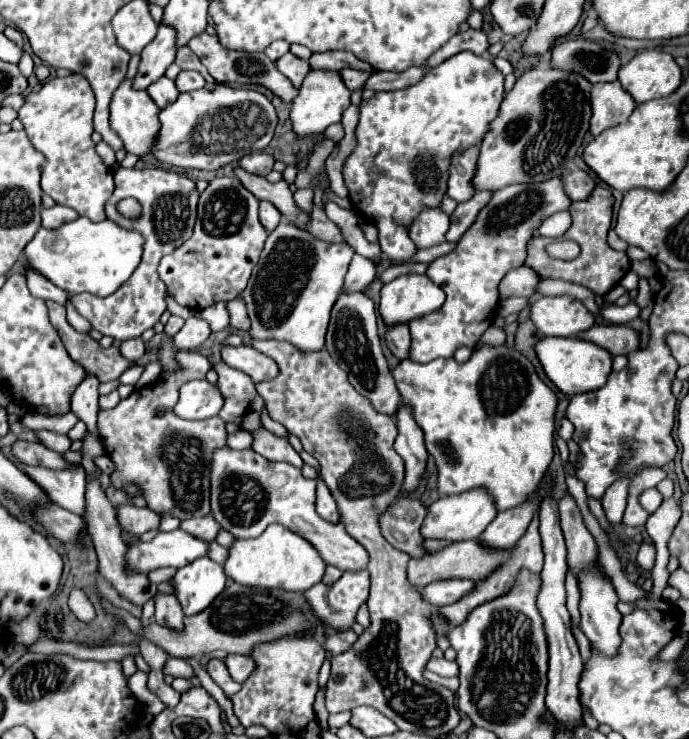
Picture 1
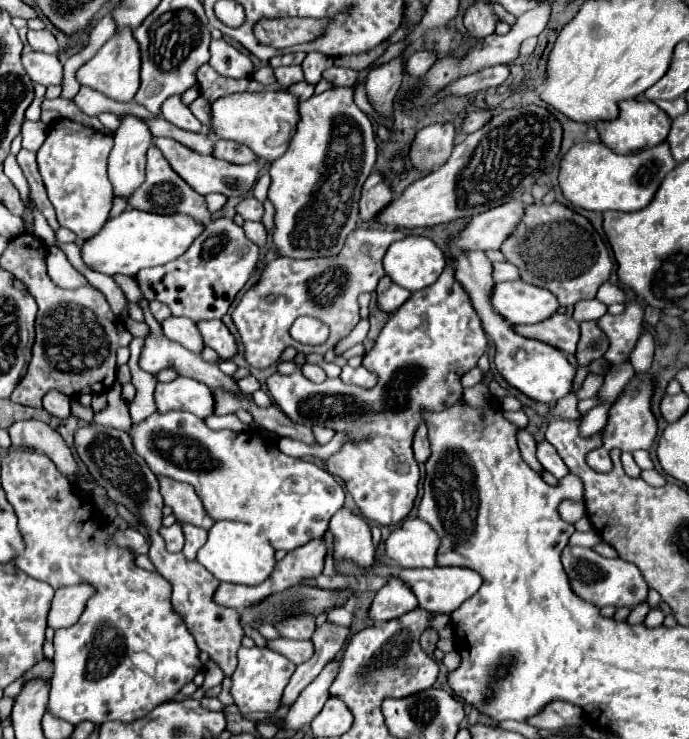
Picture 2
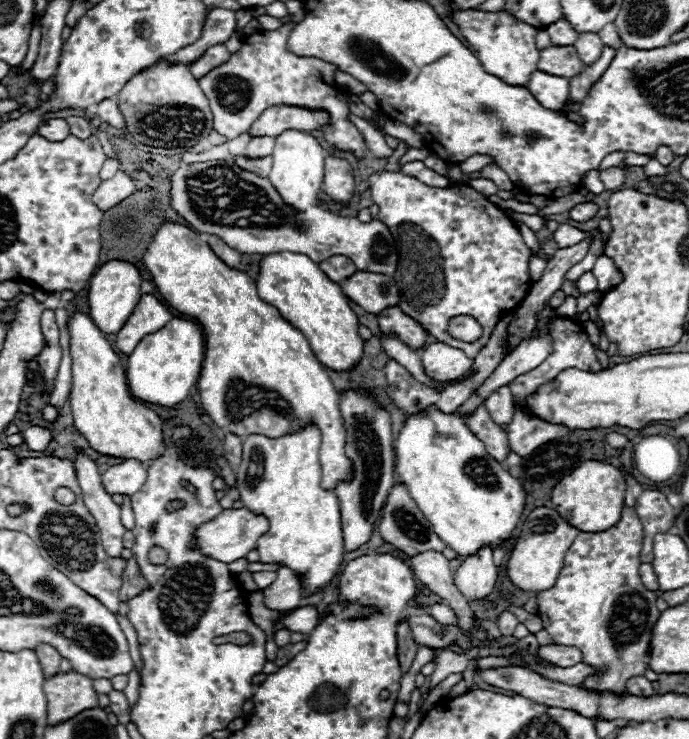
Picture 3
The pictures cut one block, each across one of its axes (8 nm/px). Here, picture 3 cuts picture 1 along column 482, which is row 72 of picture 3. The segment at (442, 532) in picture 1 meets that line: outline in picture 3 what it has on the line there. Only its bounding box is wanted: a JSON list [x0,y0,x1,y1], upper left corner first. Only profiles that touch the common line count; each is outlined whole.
[450,2,540,86]

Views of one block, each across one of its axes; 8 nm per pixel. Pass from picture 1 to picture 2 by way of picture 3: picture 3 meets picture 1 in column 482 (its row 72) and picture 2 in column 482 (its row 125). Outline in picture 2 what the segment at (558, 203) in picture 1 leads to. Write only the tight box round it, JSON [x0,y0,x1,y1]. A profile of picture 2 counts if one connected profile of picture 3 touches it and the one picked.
[266,202,524,524]

